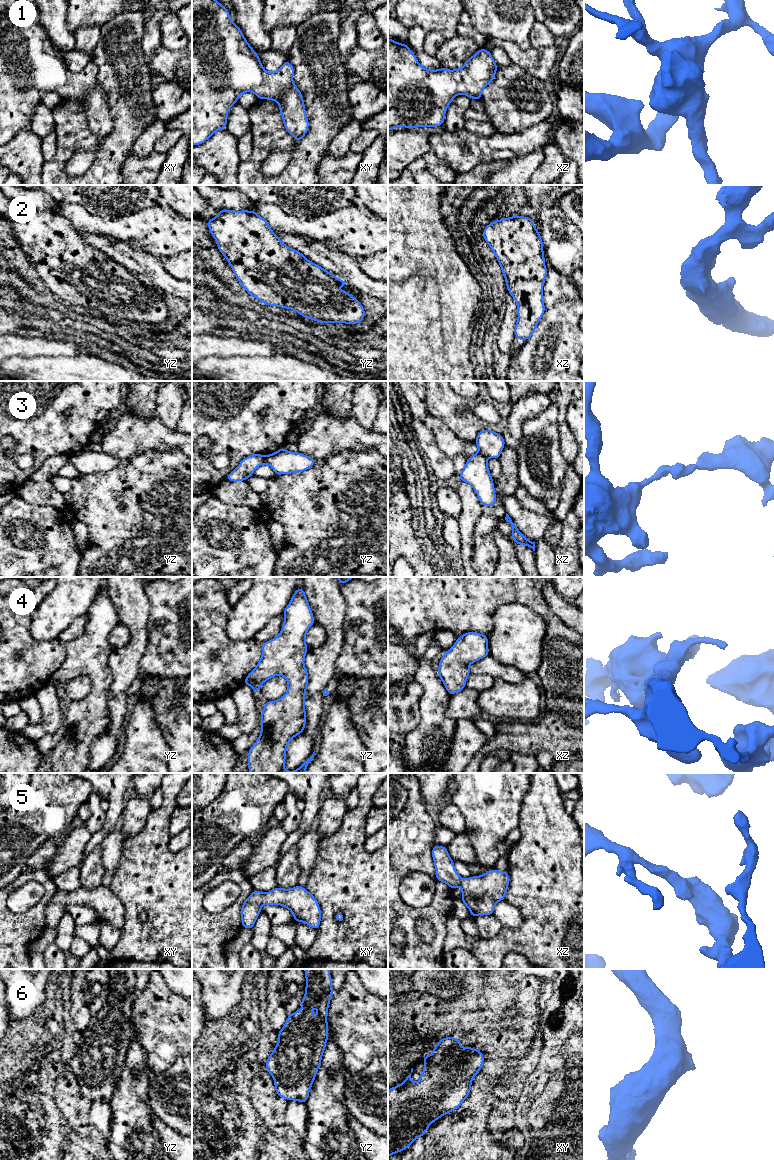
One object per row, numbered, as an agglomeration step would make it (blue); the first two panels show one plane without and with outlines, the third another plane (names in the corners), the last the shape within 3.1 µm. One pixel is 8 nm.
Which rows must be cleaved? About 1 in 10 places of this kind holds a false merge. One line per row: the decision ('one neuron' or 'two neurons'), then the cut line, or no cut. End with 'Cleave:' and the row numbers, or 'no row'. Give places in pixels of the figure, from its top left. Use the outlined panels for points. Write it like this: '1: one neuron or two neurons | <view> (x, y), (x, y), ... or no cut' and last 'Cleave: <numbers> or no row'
1: one neuron | no cut
2: one neuron | no cut
3: two neurons | xz (478, 452), (486, 457)
4: one neuron | no cut
5: one neuron | no cut
6: one neuron | no cut
Cleave: 3

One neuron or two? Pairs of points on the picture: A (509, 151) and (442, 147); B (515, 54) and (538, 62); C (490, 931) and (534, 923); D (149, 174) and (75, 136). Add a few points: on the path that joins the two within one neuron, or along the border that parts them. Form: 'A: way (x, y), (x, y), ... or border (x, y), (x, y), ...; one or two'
A: way (492, 151), (468, 153), (459, 149); one
B: way (521, 58), (532, 60); one
C: border (503, 927), (491, 938), (481, 940); two
D: border (132, 152), (123, 162), (121, 174); two

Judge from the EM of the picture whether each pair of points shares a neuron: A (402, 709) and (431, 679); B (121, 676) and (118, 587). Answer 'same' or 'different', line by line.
A: different
B: same

